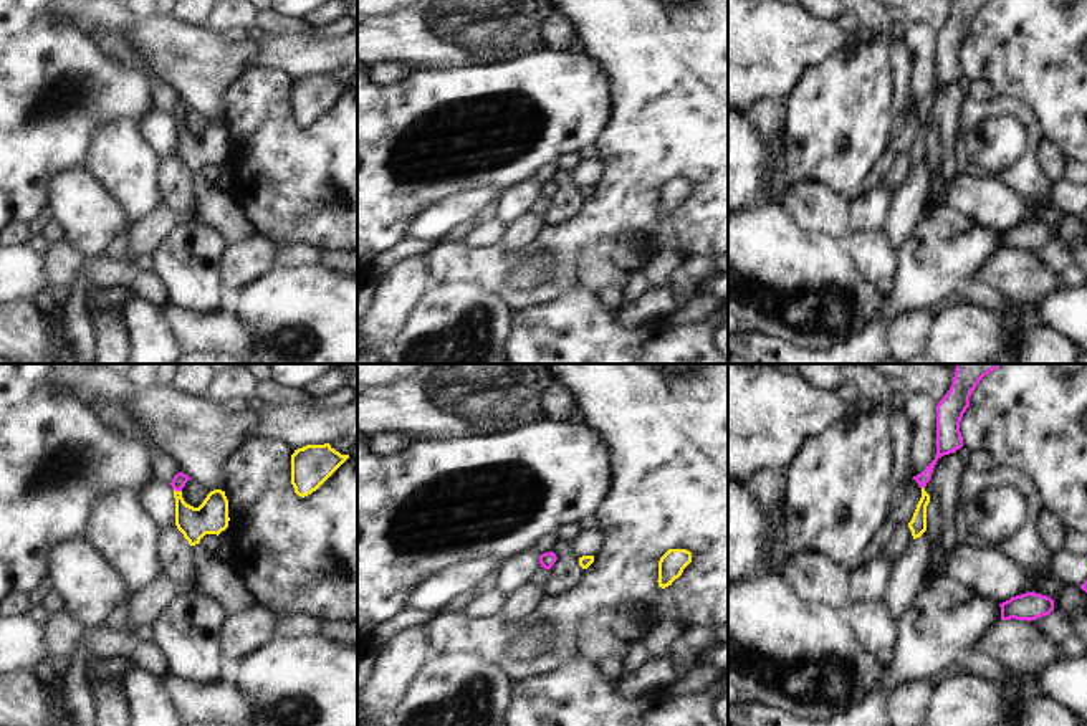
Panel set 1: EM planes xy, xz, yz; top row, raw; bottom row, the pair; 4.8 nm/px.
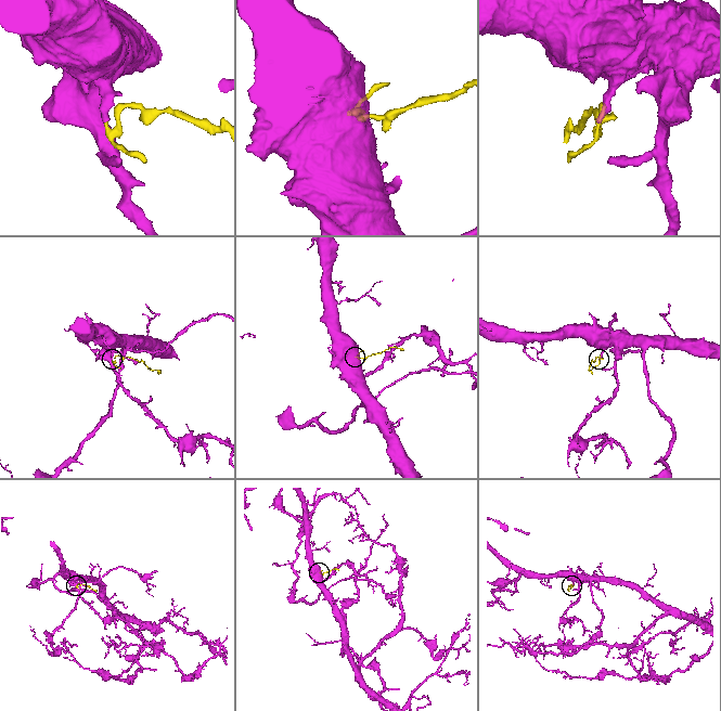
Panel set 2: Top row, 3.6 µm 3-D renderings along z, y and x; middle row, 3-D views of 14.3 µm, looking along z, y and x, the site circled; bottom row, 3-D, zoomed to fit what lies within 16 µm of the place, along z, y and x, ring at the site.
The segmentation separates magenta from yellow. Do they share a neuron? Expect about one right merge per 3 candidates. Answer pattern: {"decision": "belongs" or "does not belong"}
{"decision": "belongs"}

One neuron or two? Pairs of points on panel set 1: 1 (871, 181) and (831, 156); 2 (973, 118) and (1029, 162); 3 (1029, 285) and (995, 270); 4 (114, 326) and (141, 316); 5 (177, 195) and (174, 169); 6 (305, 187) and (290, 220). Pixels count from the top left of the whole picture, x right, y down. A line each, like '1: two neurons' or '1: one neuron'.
1: two neurons
2: one neuron
3: one neuron
4: two neurons
5: one neuron
6: one neuron

